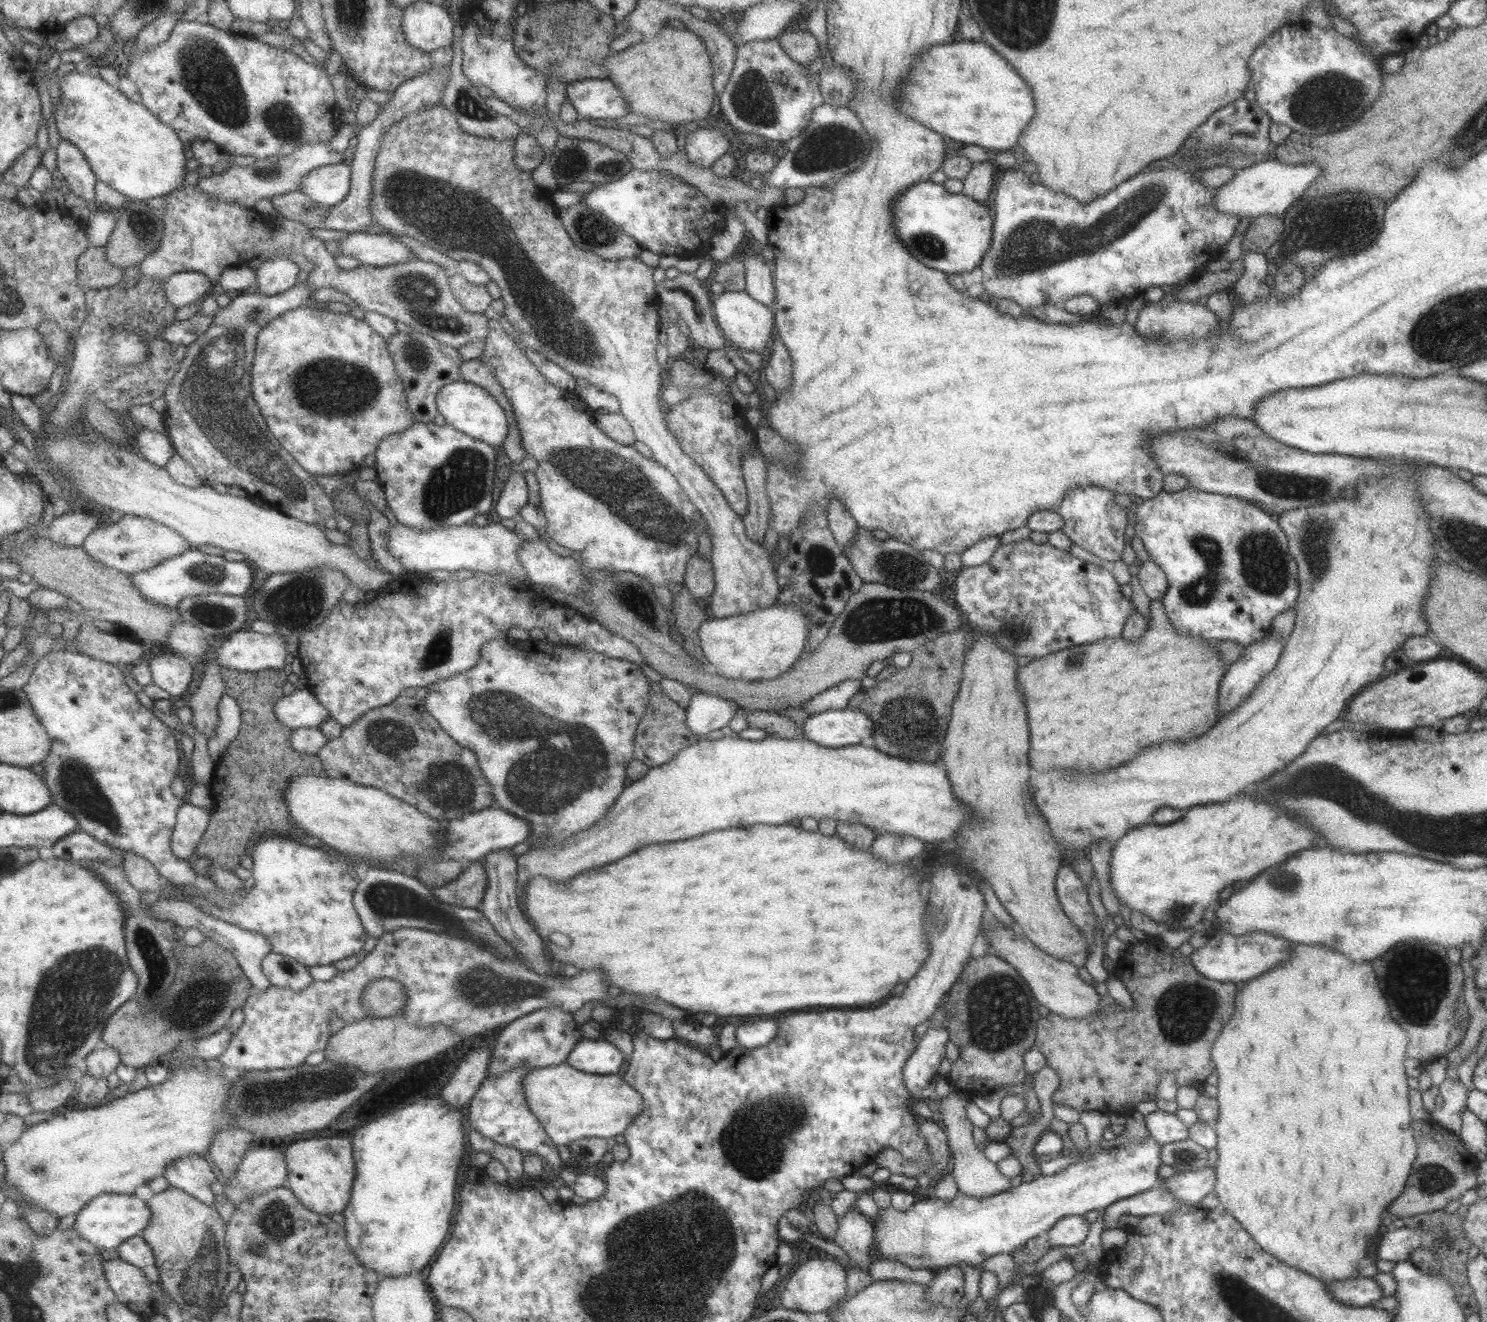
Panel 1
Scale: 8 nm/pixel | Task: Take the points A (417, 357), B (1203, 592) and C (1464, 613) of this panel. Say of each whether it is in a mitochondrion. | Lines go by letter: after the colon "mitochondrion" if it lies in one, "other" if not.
A: mitochondrion
B: mitochondrion
C: other

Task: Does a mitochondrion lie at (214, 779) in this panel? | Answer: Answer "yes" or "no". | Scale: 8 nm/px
no

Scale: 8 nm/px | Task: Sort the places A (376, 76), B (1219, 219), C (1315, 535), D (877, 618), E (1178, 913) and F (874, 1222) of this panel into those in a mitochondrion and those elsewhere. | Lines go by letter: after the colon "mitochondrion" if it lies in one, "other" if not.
A: other
B: other
C: mitochondrion
D: mitochondrion
E: mitochondrion
F: other

